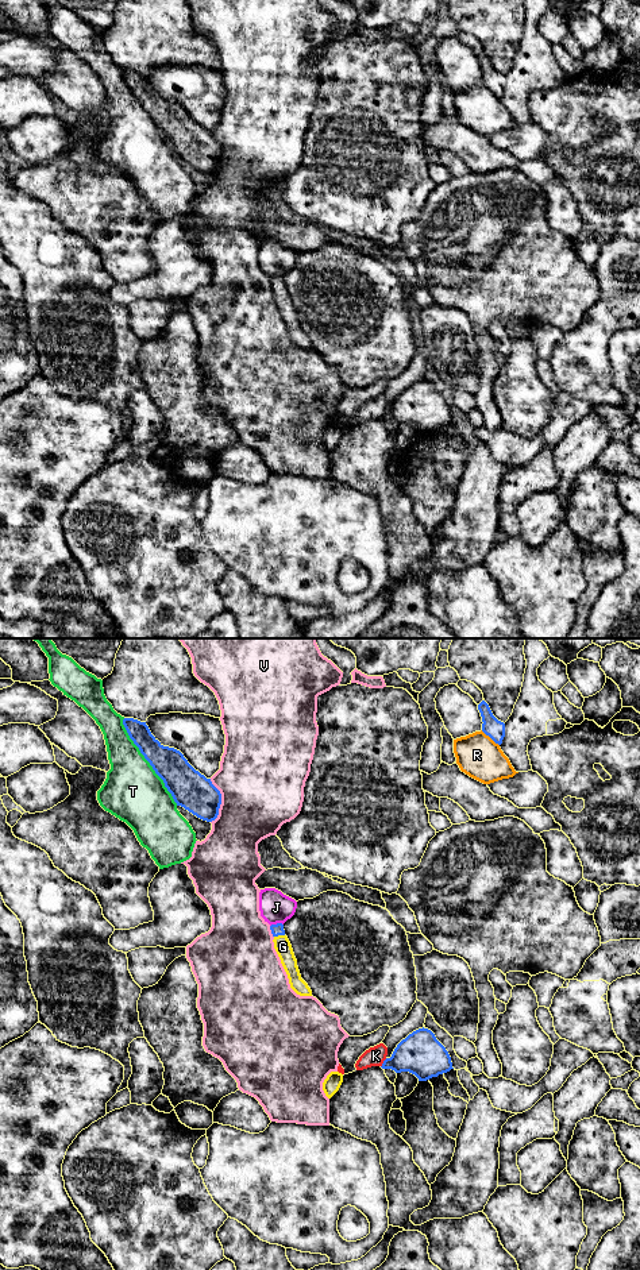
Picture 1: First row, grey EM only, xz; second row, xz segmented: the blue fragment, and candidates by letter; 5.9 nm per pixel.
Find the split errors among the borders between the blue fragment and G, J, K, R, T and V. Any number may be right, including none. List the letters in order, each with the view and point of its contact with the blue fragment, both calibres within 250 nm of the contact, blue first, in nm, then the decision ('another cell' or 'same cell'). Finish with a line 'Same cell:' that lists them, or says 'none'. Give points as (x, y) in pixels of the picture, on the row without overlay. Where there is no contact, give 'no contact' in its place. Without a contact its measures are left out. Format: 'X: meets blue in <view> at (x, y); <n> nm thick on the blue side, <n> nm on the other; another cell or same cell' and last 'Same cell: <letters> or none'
G: meets blue in xz at (278, 286); 70 nm thick on the blue side, 100 nm on the other; same cell
J: meets blue in xz at (277, 275); 70 nm thick on the blue side, 190 nm on the other; another cell
K: meets blue in xz at (384, 415); 260 nm thick on the blue side, 120 nm on the other; another cell
R: meets blue in xz at (490, 89); 120 nm thick on the blue side, 260 nm on the other; another cell
T: meets blue in xz at (147, 112); 200 nm thick on the blue side, 360 nm on the other; another cell
V: meets blue in xz at (220, 153); 220 nm thick on the blue side, 480 nm on the other; another cell
Same cell: G

